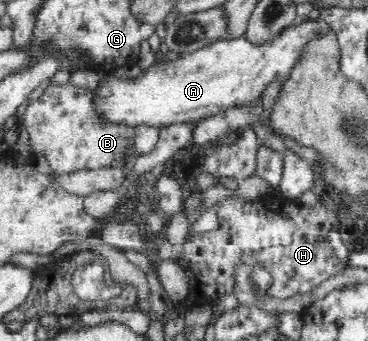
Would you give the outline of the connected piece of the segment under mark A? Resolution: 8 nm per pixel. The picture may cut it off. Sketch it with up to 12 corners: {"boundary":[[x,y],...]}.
{"boundary":[[305,20],[111,74],[103,119],[166,127],[251,108],[330,29]]}

